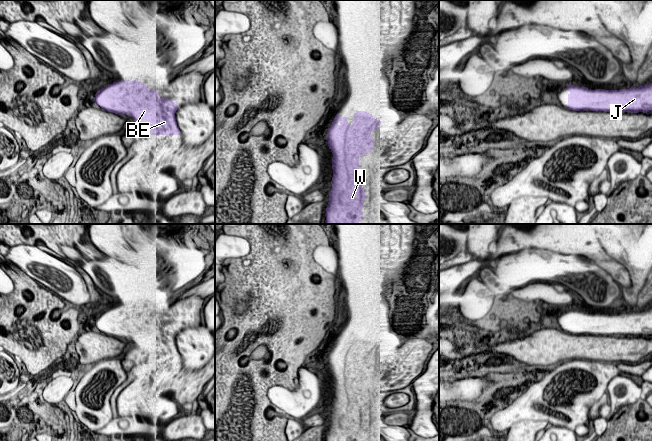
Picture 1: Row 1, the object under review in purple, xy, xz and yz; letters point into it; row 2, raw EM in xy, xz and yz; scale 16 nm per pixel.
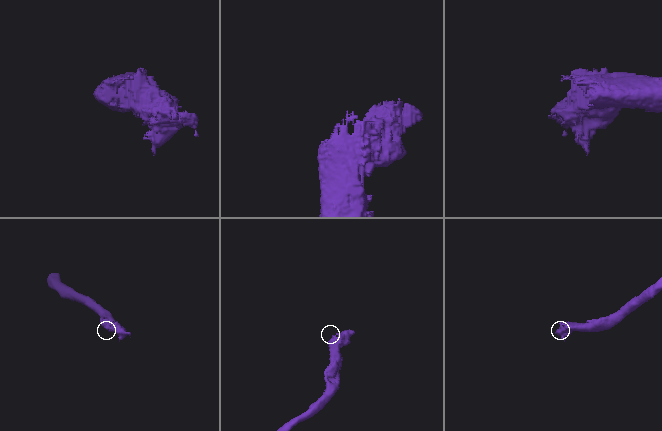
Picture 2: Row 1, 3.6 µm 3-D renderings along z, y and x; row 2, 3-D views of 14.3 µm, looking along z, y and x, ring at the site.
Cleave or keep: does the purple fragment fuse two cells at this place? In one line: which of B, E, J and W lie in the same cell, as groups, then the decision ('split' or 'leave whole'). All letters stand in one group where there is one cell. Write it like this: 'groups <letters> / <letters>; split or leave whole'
groups B E J W; leave whole

